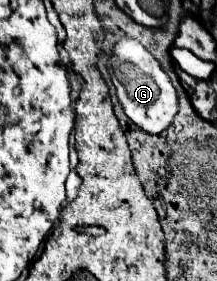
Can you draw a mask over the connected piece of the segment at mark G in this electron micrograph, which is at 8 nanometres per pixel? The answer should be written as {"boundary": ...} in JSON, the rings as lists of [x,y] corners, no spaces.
{"boundary":[[[122,38],[116,46],[114,46],[114,56],[110,58],[108,70],[112,76],[112,84],[116,86],[116,94],[118,100],[124,108],[124,114],[144,132],[148,134],[160,134],[164,132],[176,112],[178,112],[178,96],[176,90],[168,78],[168,74],[162,70],[162,66],[158,64],[158,60],[136,40],[132,38]]]}

